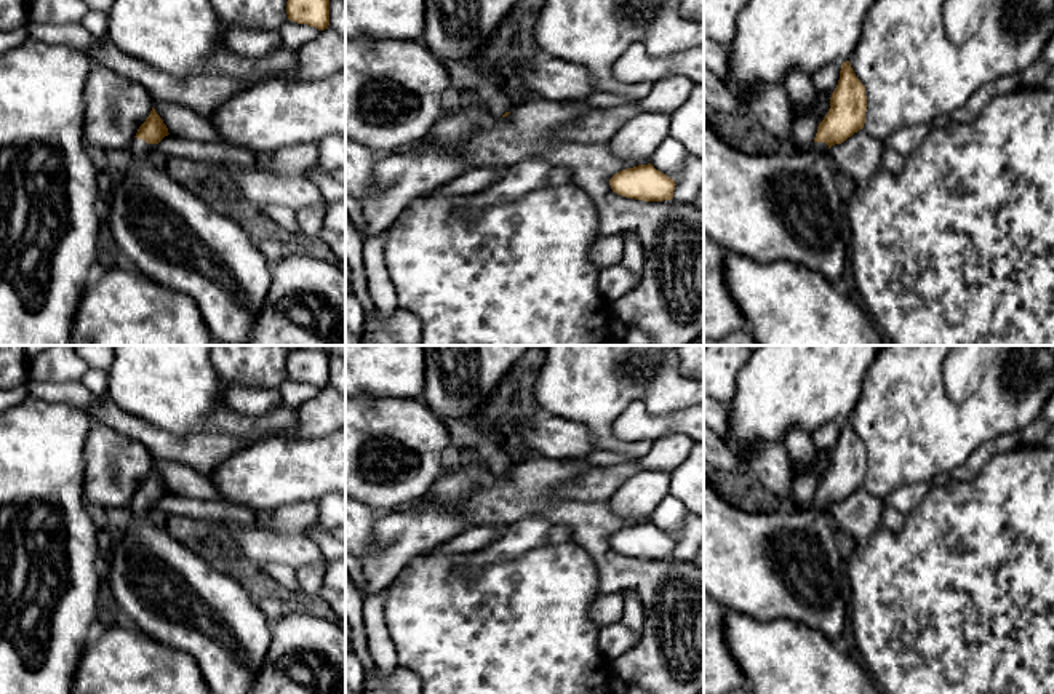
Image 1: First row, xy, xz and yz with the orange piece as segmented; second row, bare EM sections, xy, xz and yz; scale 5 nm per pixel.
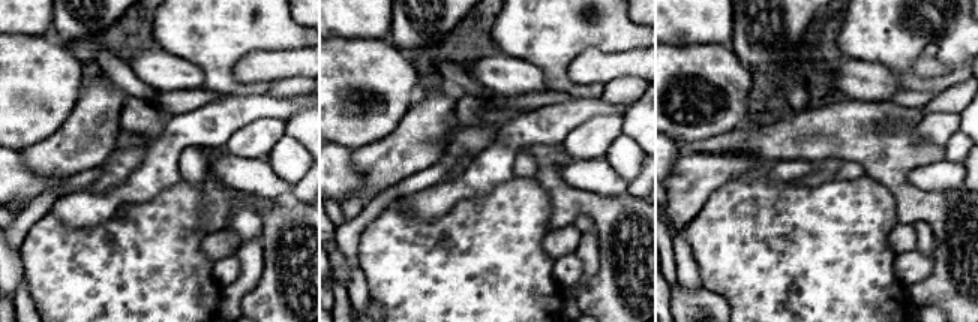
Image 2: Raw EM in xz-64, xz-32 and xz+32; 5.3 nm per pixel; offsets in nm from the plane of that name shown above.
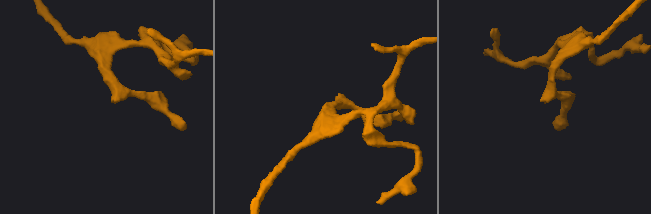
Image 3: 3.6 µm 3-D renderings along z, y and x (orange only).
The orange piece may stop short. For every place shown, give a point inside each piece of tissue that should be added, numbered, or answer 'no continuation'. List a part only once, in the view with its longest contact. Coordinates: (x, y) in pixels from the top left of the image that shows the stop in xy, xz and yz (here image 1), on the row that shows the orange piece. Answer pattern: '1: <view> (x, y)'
1: xy (200, 279)

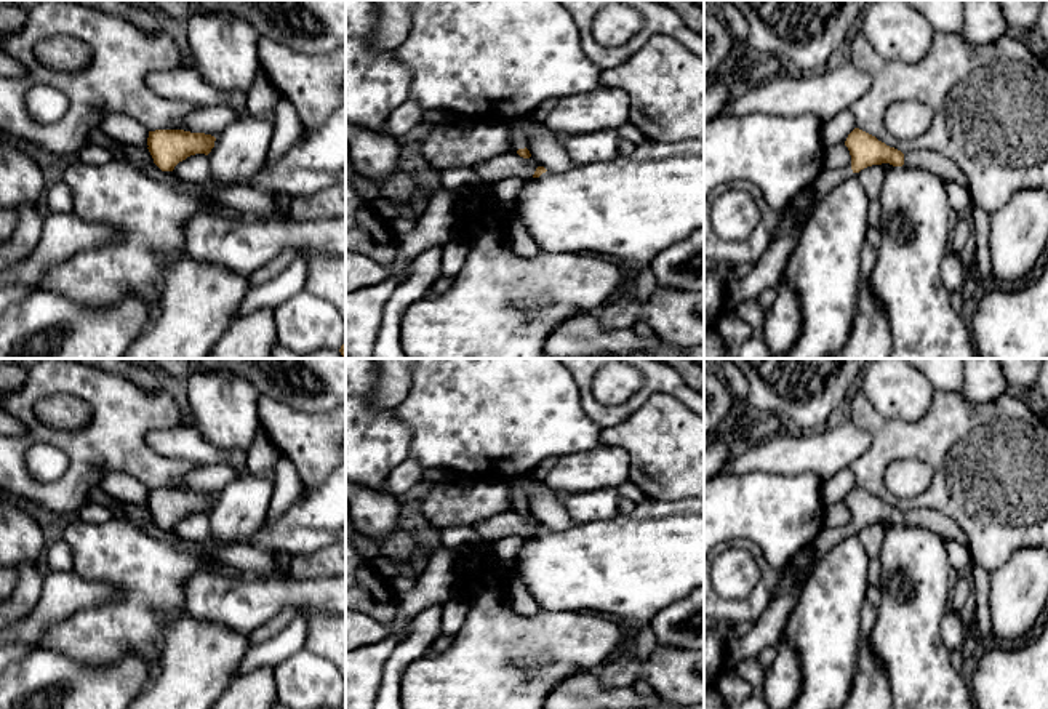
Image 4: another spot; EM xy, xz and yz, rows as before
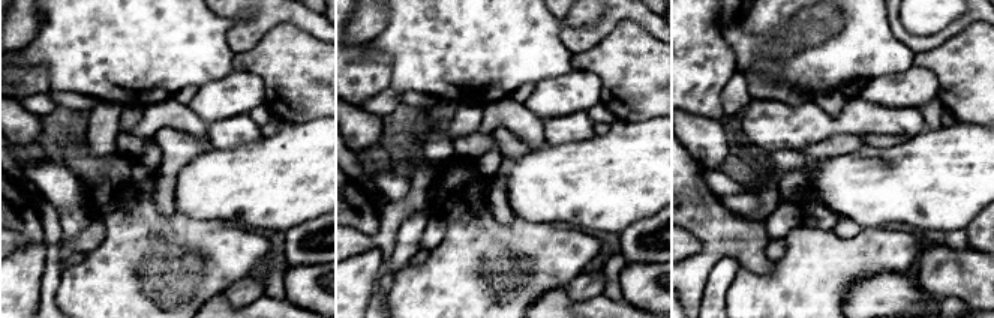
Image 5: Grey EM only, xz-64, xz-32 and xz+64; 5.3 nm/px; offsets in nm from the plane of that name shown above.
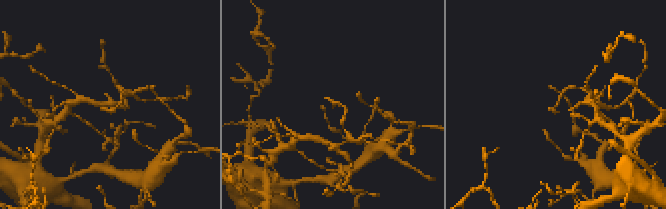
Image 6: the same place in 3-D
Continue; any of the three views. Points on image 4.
1: xz (517, 125)

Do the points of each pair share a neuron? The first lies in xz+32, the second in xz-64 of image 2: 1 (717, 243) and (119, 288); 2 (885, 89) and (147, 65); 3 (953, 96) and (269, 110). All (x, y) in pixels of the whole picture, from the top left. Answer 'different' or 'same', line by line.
1: same
2: same
3: different

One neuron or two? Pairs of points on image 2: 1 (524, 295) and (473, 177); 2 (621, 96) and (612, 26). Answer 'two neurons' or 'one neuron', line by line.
1: two neurons
2: two neurons

